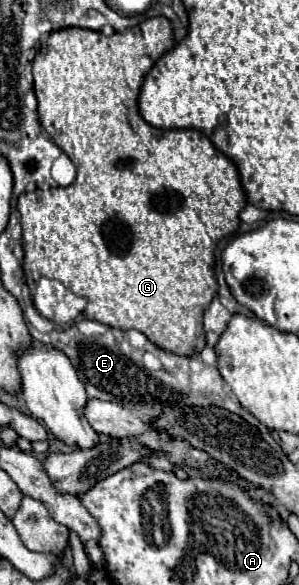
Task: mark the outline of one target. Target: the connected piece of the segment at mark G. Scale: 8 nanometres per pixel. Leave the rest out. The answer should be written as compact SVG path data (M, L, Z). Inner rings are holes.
M165 17L145 19L137 27L125 29L121 33L113 33L109 37L99 33L99 31L91 31L91 29L67 27L67 29L53 31L41 43L41 47L39 47L35 59L33 59L33 79L35 79L33 81L33 91L35 91L35 97L37 97L37 103L39 103L37 105L39 123L49 133L53 143L75 163L77 179L75 179L73 185L63 187L63 189L47 189L47 191L33 191L33 193L19 195L17 209L21 213L21 229L23 229L23 251L25 251L23 267L33 277L57 279L69 291L73 291L75 295L85 297L85 301L89 301L89 303L85 305L83 313L79 313L77 319L85 315L85 319L99 321L103 325L109 325L109 327L115 327L115 329L121 329L121 331L137 329L143 335L147 335L147 339L151 343L155 343L159 349L171 351L175 355L193 357L193 355L201 353L201 349L205 347L203 313L211 305L211 301L213 301L213 297L217 293L217 281L215 281L215 275L213 275L213 253L215 253L215 247L217 247L219 239L223 239L225 235L230 235L237 231L237 227L241 223L239 221L239 213L247 205L247 201L245 201L243 187L239 183L237 167L219 149L215 149L213 143L201 131L197 131L197 129L169 129L169 131L157 129L157 127L149 125L147 121L143 121L143 117L139 115L137 95L139 95L139 87L143 83L143 77L151 69L151 65L163 53L167 53L173 45L175 43L173 43L171 23Z

